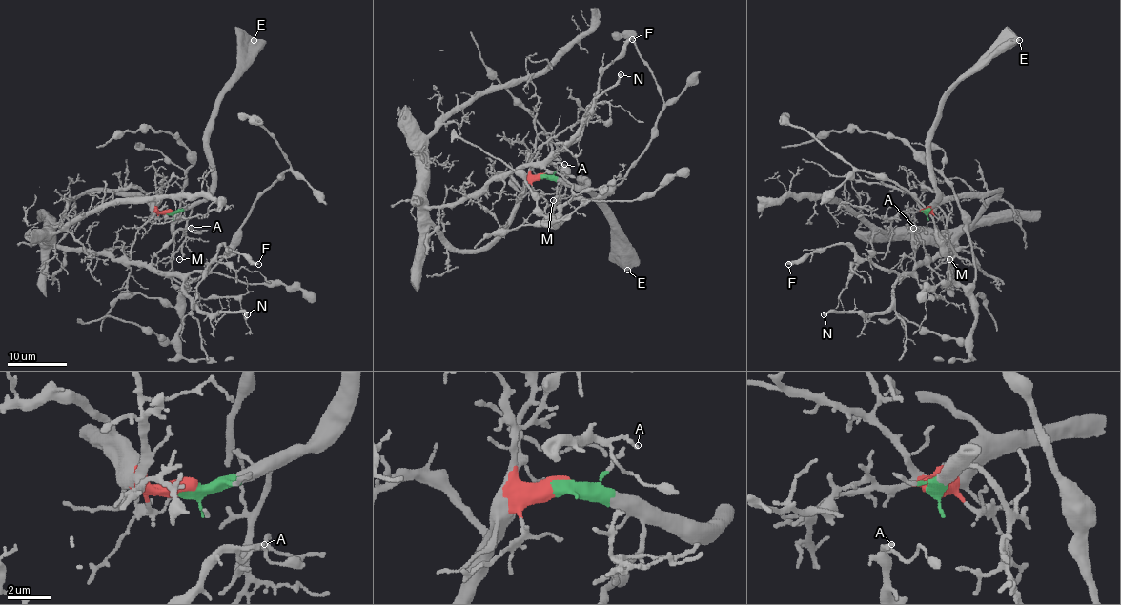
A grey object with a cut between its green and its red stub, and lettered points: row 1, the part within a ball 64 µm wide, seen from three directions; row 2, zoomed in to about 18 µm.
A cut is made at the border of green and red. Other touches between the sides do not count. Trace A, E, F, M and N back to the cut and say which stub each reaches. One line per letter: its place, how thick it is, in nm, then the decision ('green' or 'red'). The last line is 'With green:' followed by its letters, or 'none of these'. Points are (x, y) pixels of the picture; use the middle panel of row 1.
A: place (564, 164); calibre 150 nm; red
E: place (627, 270); calibre 550 nm; green
F: place (632, 39); calibre 360 nm; red
M: place (553, 200); calibre 120 nm; green
N: place (621, 74); calibre 340 nm; red
With green: E, M

